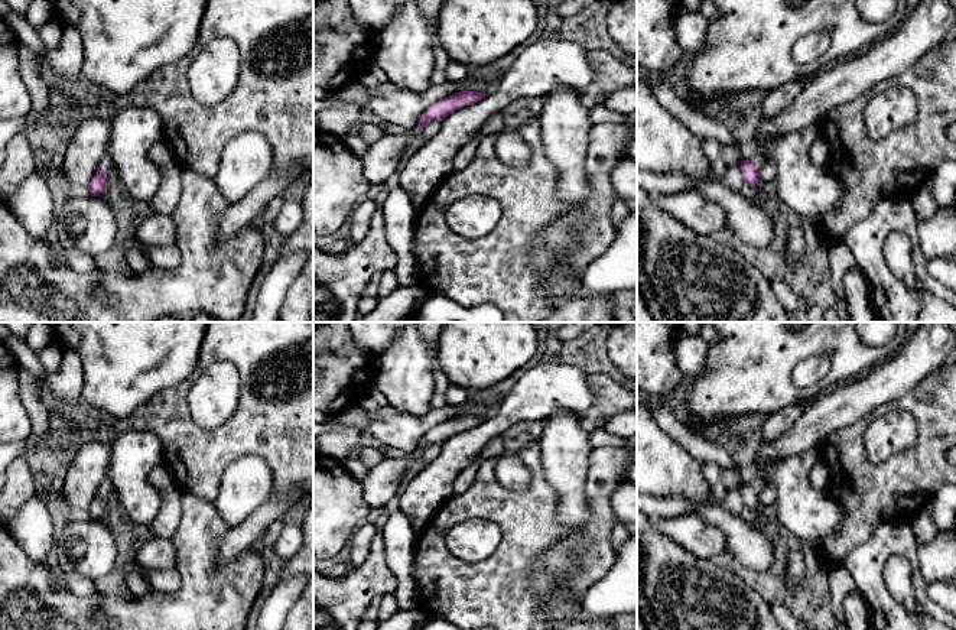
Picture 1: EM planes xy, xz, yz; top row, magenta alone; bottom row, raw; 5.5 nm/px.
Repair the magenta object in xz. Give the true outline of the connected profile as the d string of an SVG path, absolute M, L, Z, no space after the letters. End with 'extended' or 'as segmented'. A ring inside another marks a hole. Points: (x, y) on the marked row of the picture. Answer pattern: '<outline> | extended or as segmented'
M461 90L456 94L448 95L438 103L435 103L432 107L429 107L417 120L417 129L425 127L433 120L443 120L449 114L452 114L455 110L459 110L468 104L478 103L487 97L485 92L478 91L465 91Z | as segmented

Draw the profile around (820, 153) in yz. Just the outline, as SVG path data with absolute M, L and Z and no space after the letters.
M819 139L812 144L809 155L816 166L826 168L830 162L832 150L825 139Z

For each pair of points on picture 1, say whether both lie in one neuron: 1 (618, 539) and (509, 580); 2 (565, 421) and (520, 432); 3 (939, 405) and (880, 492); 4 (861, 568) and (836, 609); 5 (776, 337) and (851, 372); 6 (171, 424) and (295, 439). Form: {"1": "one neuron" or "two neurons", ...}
{"1": "two neurons", "2": "two neurons", "3": "one neuron", "4": "two neurons", "5": "one neuron", "6": "one neuron"}

